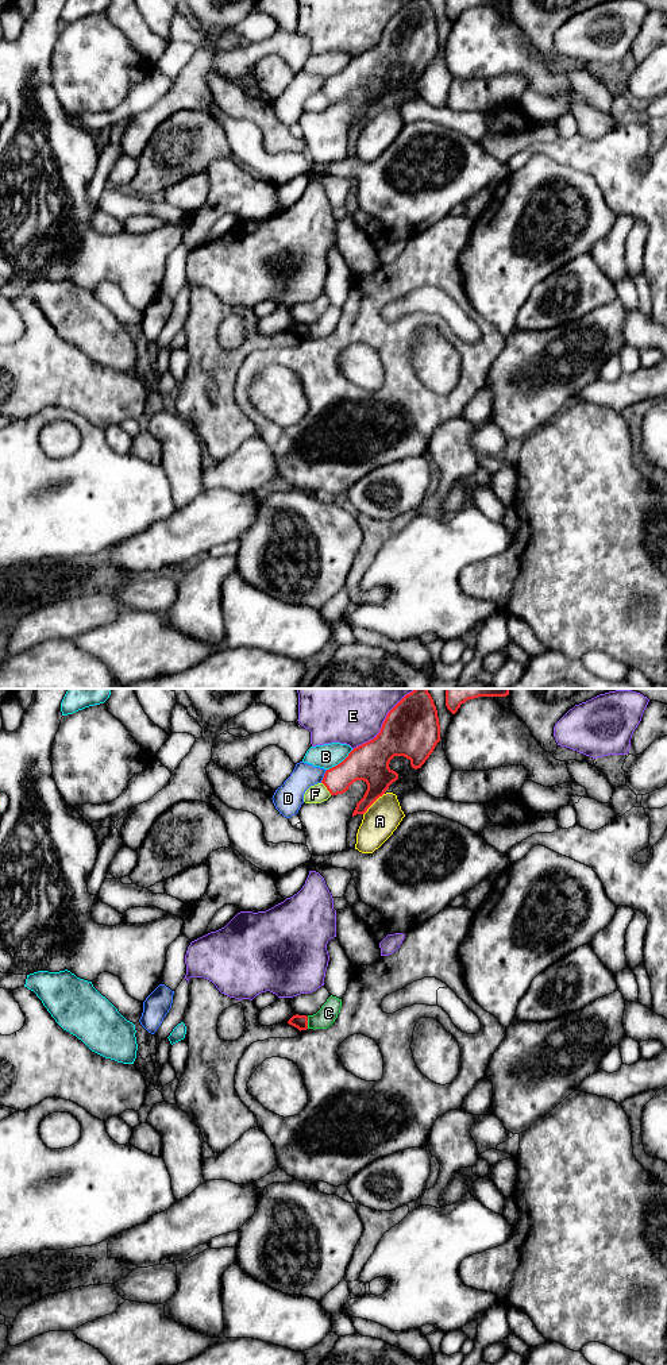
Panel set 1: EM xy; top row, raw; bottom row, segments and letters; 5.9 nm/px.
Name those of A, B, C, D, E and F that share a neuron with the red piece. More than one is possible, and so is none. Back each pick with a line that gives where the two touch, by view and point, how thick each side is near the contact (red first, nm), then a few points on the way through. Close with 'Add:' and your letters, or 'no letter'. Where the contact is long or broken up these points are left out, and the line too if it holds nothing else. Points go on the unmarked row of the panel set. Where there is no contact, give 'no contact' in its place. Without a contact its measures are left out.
Add: no letter

